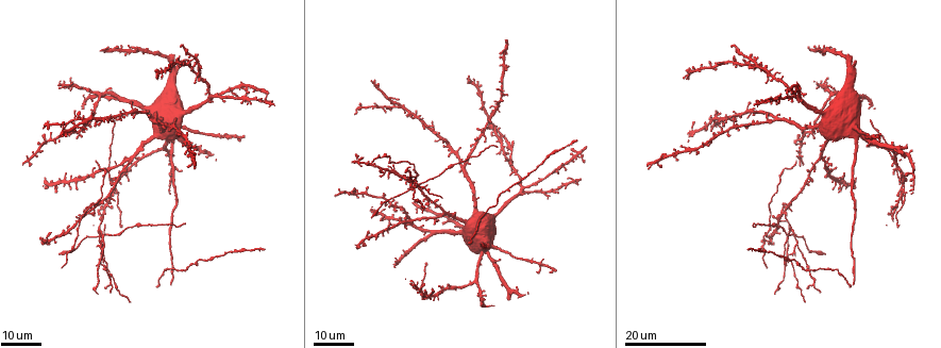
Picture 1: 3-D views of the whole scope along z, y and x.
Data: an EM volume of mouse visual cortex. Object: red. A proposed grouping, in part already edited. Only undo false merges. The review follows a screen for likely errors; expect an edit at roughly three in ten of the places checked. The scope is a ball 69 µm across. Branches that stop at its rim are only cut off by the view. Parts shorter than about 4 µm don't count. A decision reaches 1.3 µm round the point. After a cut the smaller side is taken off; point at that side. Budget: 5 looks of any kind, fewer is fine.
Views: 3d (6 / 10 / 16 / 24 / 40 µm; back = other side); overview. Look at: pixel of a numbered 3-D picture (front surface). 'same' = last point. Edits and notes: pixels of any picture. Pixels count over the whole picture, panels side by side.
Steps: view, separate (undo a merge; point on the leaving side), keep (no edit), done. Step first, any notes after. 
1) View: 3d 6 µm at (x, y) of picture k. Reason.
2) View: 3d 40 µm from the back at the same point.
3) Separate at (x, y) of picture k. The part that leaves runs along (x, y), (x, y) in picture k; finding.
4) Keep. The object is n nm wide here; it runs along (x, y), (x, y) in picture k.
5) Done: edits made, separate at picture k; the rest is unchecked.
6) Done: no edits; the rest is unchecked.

View: 3d 16 µm at (525, 188) of picture 1. Small branch off a trunk.

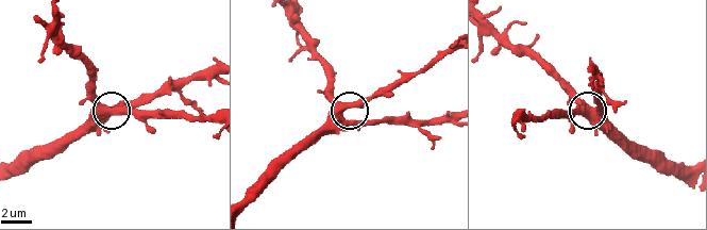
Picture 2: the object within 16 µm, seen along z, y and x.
View: 3d 6 µm at (106, 108) of picture 2.

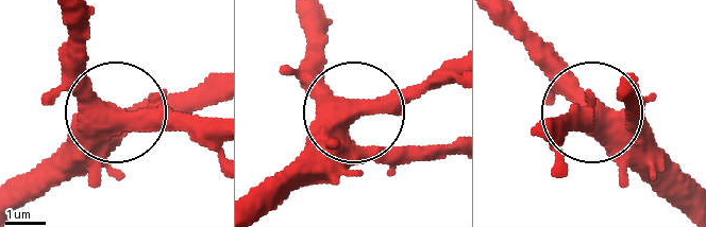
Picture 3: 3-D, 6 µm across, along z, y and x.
Keep. The side arm is 21 µm long; it runs along (20, 192), (112, 115), (213, 122) in picture 3; one cell here.

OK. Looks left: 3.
View: 3d 24 µm at (395, 108) of picture 1. Thin arm on a thick one.

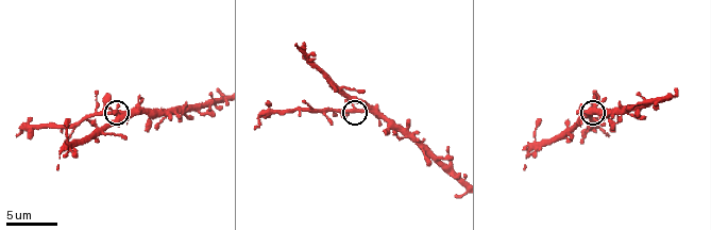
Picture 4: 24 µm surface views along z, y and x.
View: 3d 10 µm at (354, 110) of picture 4. Closer look.

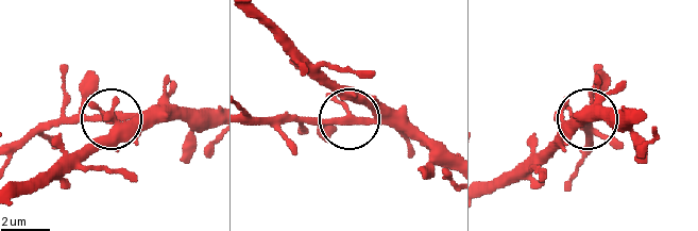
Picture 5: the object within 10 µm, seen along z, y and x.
Keep. The object is 300 nm wide here; it runs along (449, 164), (394, 129), (358, 122), (345, 95), (318, 66) in picture 5; one cell here.

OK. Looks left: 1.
Done: no edits; the rest is unchecked.

